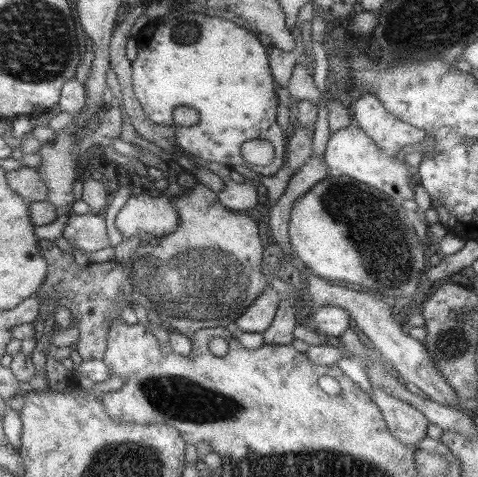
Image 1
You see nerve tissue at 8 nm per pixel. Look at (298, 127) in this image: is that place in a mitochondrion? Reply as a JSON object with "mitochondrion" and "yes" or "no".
{"mitochondrion":"no"}

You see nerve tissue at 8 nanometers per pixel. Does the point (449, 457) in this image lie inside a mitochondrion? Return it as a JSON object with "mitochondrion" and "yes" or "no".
{"mitochondrion":"no"}

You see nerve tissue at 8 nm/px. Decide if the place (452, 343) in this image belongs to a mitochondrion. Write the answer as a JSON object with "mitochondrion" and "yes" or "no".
{"mitochondrion":"yes"}

